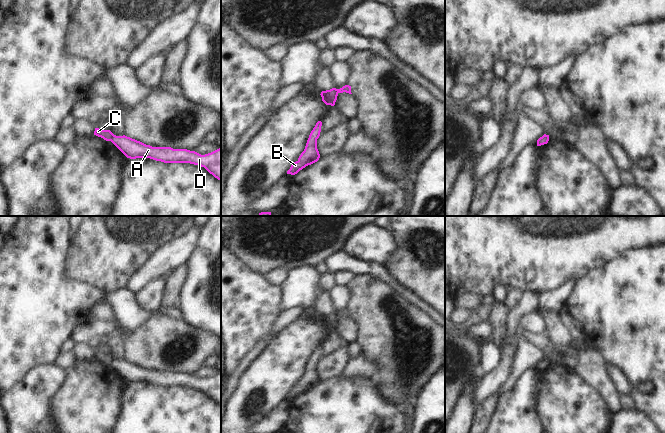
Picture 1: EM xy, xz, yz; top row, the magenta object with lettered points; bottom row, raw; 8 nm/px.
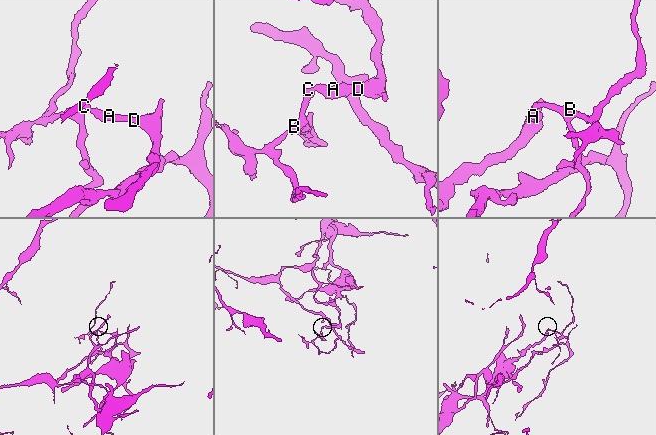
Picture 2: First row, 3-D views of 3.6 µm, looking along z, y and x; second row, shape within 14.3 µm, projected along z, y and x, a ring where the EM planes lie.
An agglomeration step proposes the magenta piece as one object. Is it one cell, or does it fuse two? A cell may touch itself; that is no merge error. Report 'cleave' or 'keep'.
cleave

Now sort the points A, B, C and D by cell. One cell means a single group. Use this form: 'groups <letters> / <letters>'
groups A D / B C

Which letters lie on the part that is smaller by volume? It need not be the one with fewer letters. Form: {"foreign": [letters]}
{"foreign": ["B", "C"]}

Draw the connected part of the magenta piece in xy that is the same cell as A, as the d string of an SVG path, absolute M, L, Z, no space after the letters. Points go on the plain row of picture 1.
M114 359L111 366L127 382L150 382L164 387L190 387L199 389L221 405L221 372L211 377L201 379L187 373L152 371L125 359Z

